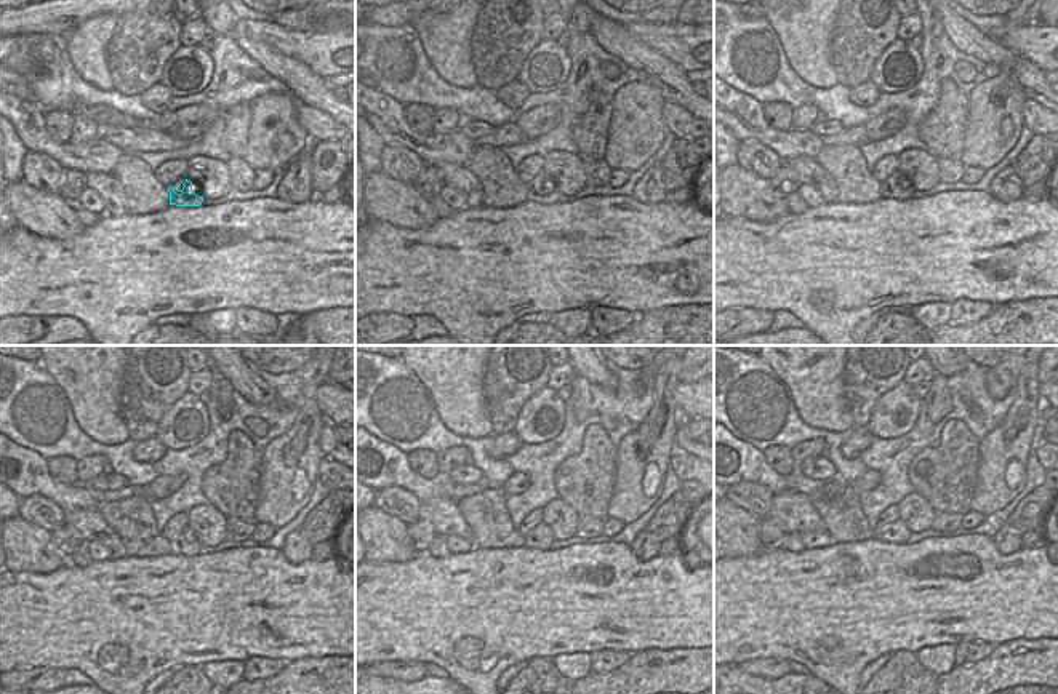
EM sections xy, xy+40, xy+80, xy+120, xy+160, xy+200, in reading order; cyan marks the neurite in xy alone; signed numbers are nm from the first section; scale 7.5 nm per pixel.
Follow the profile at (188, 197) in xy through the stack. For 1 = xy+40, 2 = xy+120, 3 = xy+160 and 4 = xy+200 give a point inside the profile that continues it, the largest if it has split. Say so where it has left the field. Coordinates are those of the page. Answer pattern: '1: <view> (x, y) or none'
1: xy+40 (545, 195)
2: xy+120 (184, 542)
3: xy+160 (541, 538)
4: xy+200 (893, 533)

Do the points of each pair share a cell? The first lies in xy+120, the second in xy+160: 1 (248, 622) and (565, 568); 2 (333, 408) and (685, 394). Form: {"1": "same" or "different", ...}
{"1": "same", "2": "same"}

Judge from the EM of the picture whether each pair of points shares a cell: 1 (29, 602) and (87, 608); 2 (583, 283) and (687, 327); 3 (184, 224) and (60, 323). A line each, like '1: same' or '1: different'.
1: same
2: different
3: different

